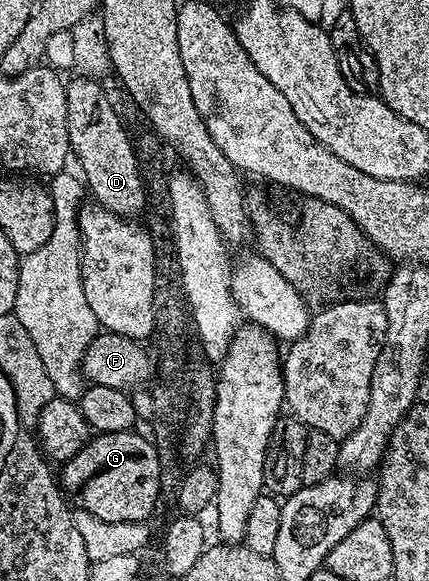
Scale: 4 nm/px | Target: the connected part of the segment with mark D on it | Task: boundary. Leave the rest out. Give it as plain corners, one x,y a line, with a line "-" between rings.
72,76
66,82
66,126
69,132
69,141
72,154
78,159
81,169
80,172
84,178
86,188
90,196
104,209
110,213
117,214
119,217
128,219
139,216
146,210
145,184
141,177
141,170
134,152
133,140
130,132
127,133
116,109
113,107
108,95
99,85
98,80
89,77

